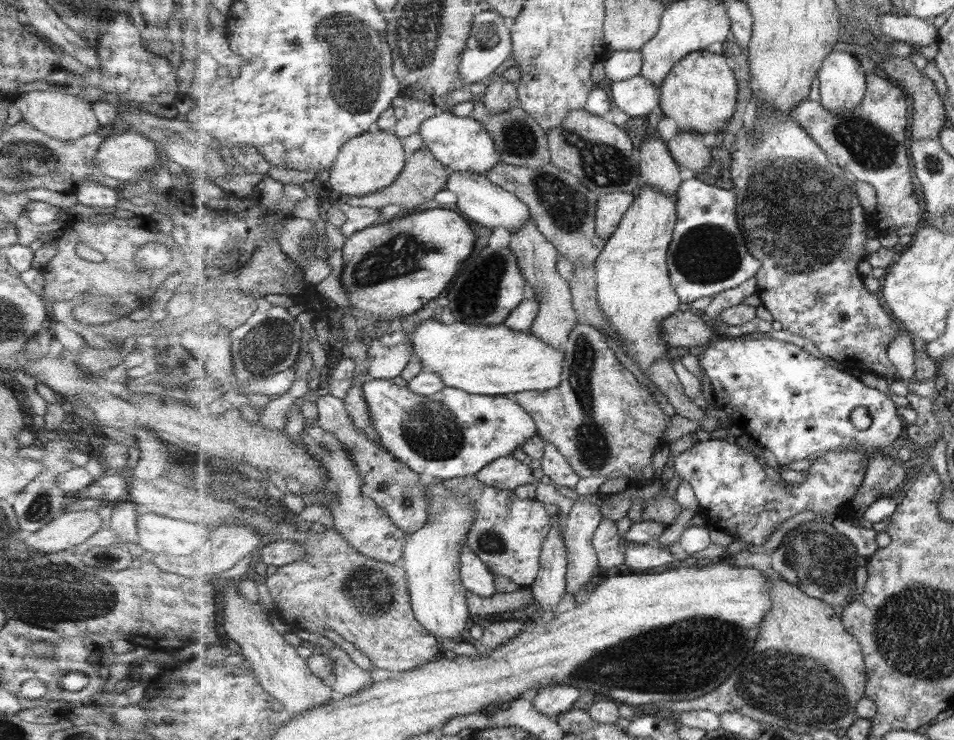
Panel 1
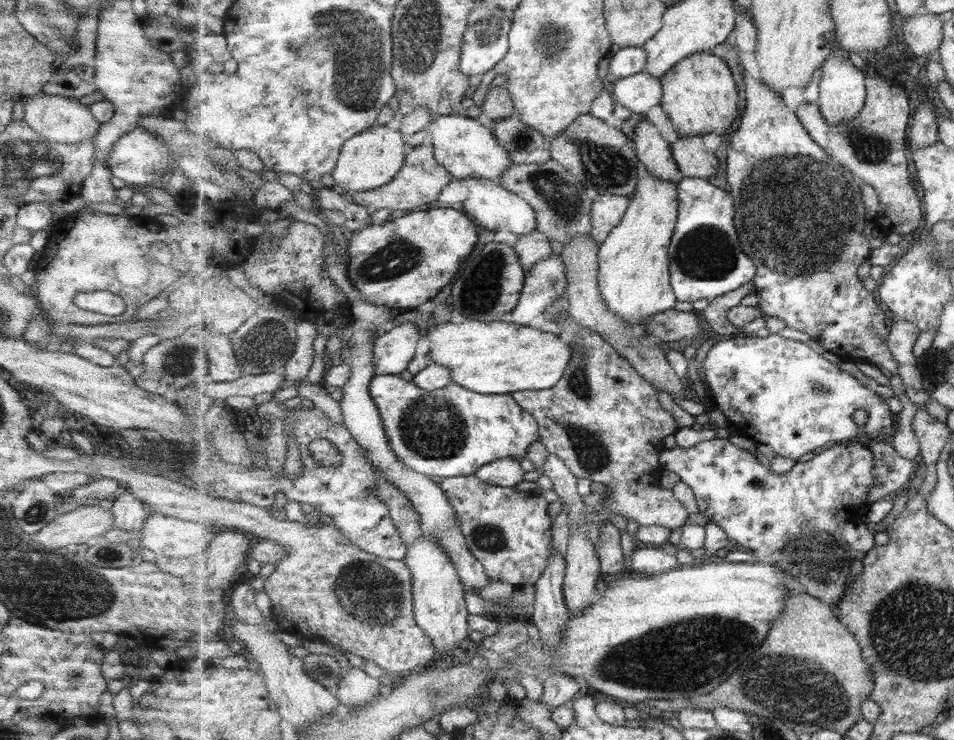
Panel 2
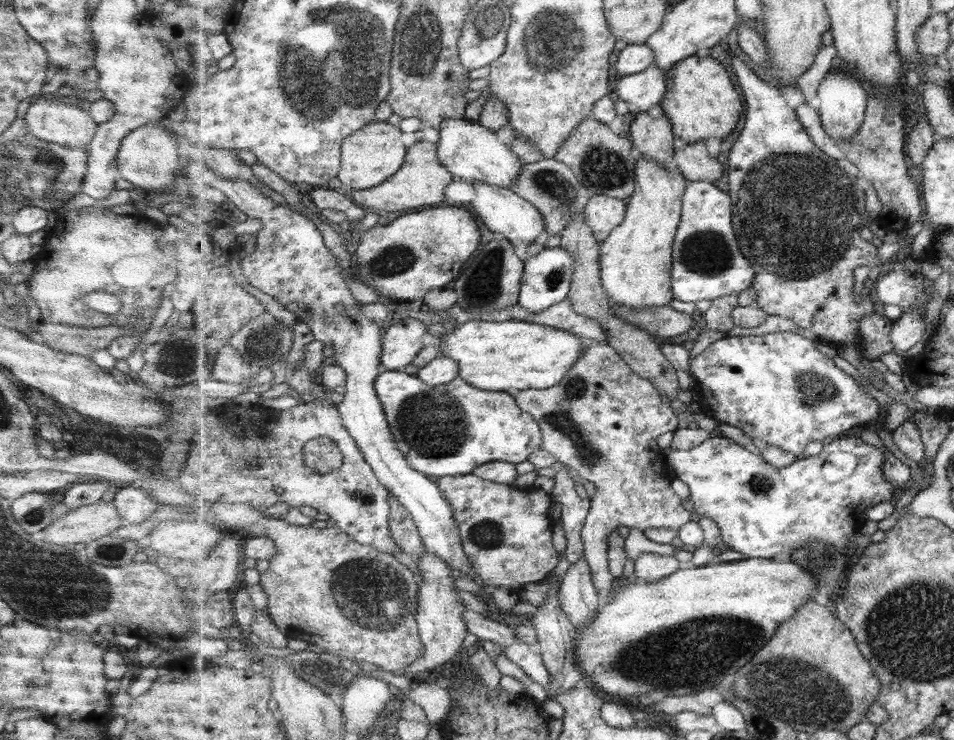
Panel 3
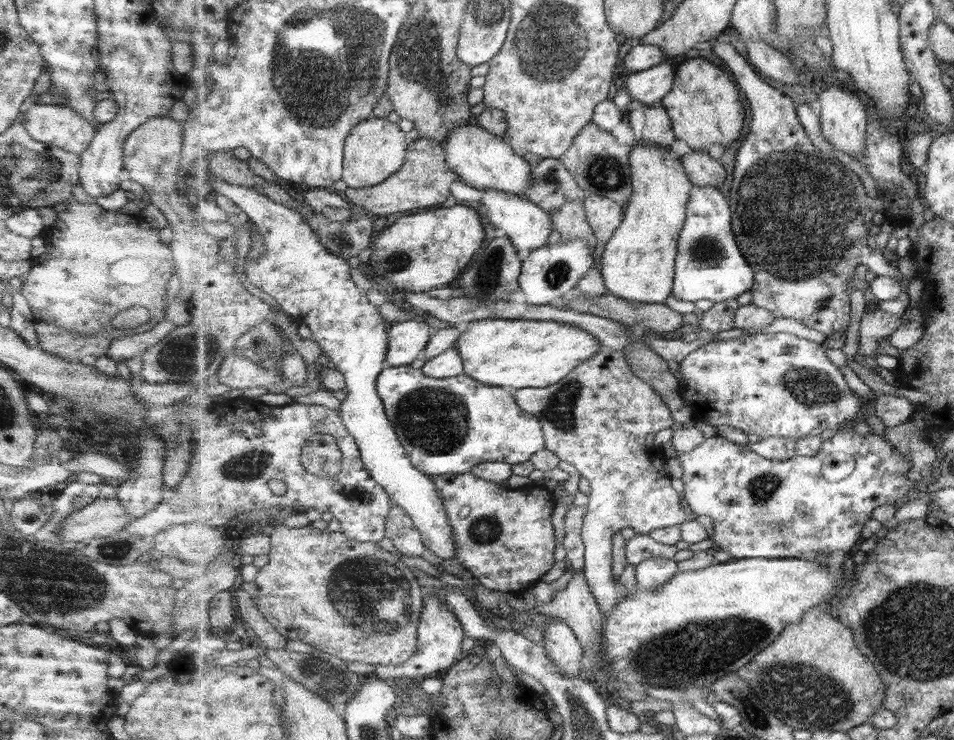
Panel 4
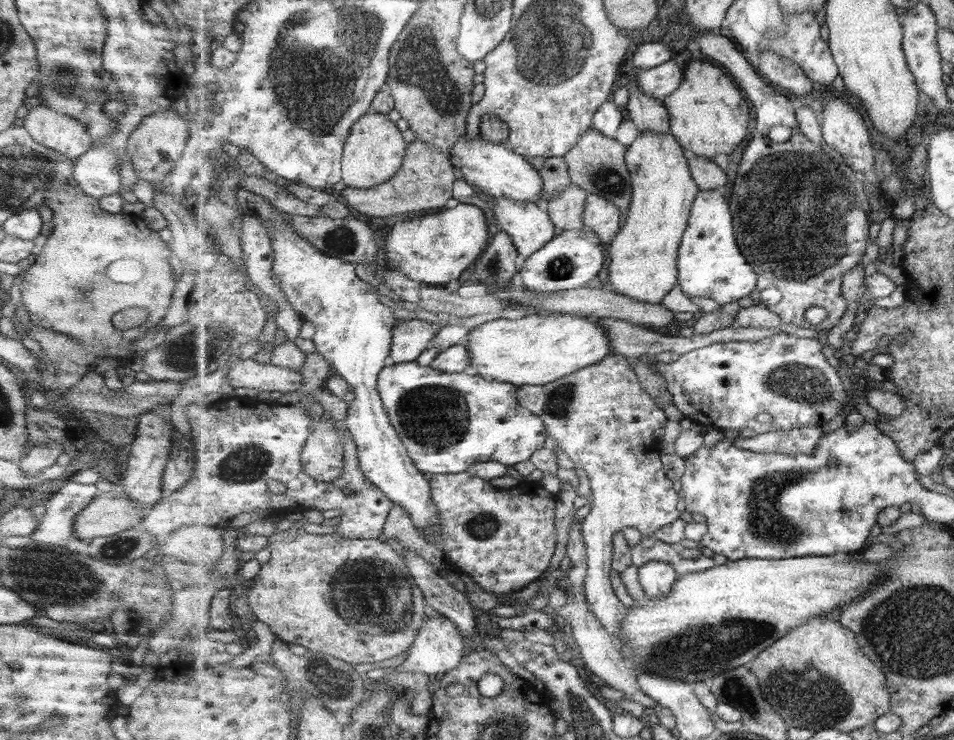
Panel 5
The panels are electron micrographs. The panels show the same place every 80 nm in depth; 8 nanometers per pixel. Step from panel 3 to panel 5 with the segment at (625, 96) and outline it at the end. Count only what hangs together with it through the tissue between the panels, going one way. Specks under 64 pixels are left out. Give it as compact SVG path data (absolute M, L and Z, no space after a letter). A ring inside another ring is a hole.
M677 60L670 61L650 69L637 70L635 82L649 96L663 100L672 95L683 82L685 66Z

